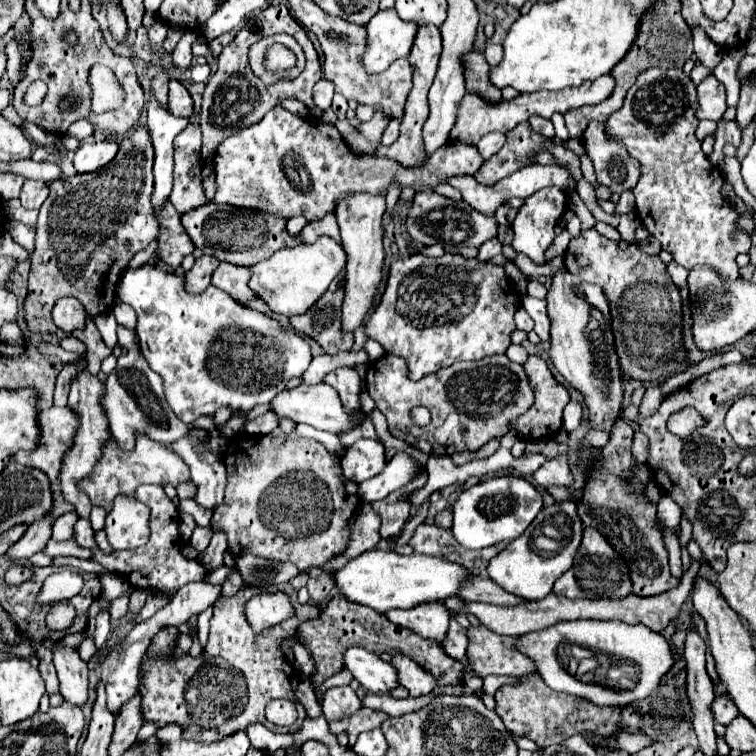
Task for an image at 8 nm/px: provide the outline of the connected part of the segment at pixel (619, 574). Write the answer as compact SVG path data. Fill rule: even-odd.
M584 528L574 564L556 580L554 592L568 598L624 598L632 592L632 582L626 578L624 562L616 558L616 552L606 538L596 528Z

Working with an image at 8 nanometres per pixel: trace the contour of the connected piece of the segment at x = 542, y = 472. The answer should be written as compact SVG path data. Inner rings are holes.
M558 456L554 460L548 460L544 462L534 474L532 474L534 482L542 488L548 488L548 486L554 486L554 484L562 484L562 486L570 486L574 480L572 480L572 474L570 474L570 468L568 468L568 456Z

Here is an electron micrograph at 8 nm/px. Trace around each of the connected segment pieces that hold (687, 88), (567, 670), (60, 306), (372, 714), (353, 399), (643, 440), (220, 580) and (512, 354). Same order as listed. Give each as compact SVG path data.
M650 68L642 72L636 84L628 90L622 108L608 118L606 132L612 140L624 144L628 154L642 164L642 178L634 188L636 208L648 232L662 242L662 250L672 254L672 258L688 270L708 264L714 266L722 278L736 280L740 276L736 256L750 250L750 234L738 228L738 214L720 194L720 188L724 184L722 172L710 164L700 148L698 138L694 136L698 126L696 108L696 84L682 70Z
M574 620L560 622L540 632L528 632L518 636L516 650L536 664L536 672L556 692L566 692L572 696L584 696L596 706L626 706L630 702L646 698L654 688L658 688L662 676L674 666L672 648L662 634L652 632L646 626L632 626L620 620Z
M74 298L58 300L52 310L52 316L54 316L54 324L66 334L72 334L74 330L84 330L86 326L86 310Z
M360 708L356 714L348 716L348 720L334 720L334 722L328 722L330 726L330 732L334 736L338 734L348 734L348 740L350 740L350 746L354 746L358 734L366 732L366 730L374 730L374 728L380 728L380 724L388 718L388 714L384 712L376 712L376 710L370 710L370 708Z
M338 368L326 374L322 382L340 394L344 408L356 408L356 412L360 412L360 376L354 368Z
M636 436L634 438L634 444L632 444L632 454L634 454L634 458L636 458L636 462L640 462L640 464L644 464L646 466L646 462L648 462L648 438L646 436Z
M222 565L220 568L212 570L210 573L208 573L206 581L211 584L223 584L228 574L234 570L236 570L235 566L228 568L227 566Z
M511 344L505 354L511 362L523 364L528 359L528 352L521 345Z

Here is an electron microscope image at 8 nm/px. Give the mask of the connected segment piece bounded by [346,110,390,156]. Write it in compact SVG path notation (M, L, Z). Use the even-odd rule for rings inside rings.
M376 110L374 118L370 122L360 122L356 132L352 132L346 138L346 144L350 144L352 152L356 152L356 156L376 156L382 132L386 130L388 122L390 122L388 116L384 116L384 112L380 112L380 110Z

